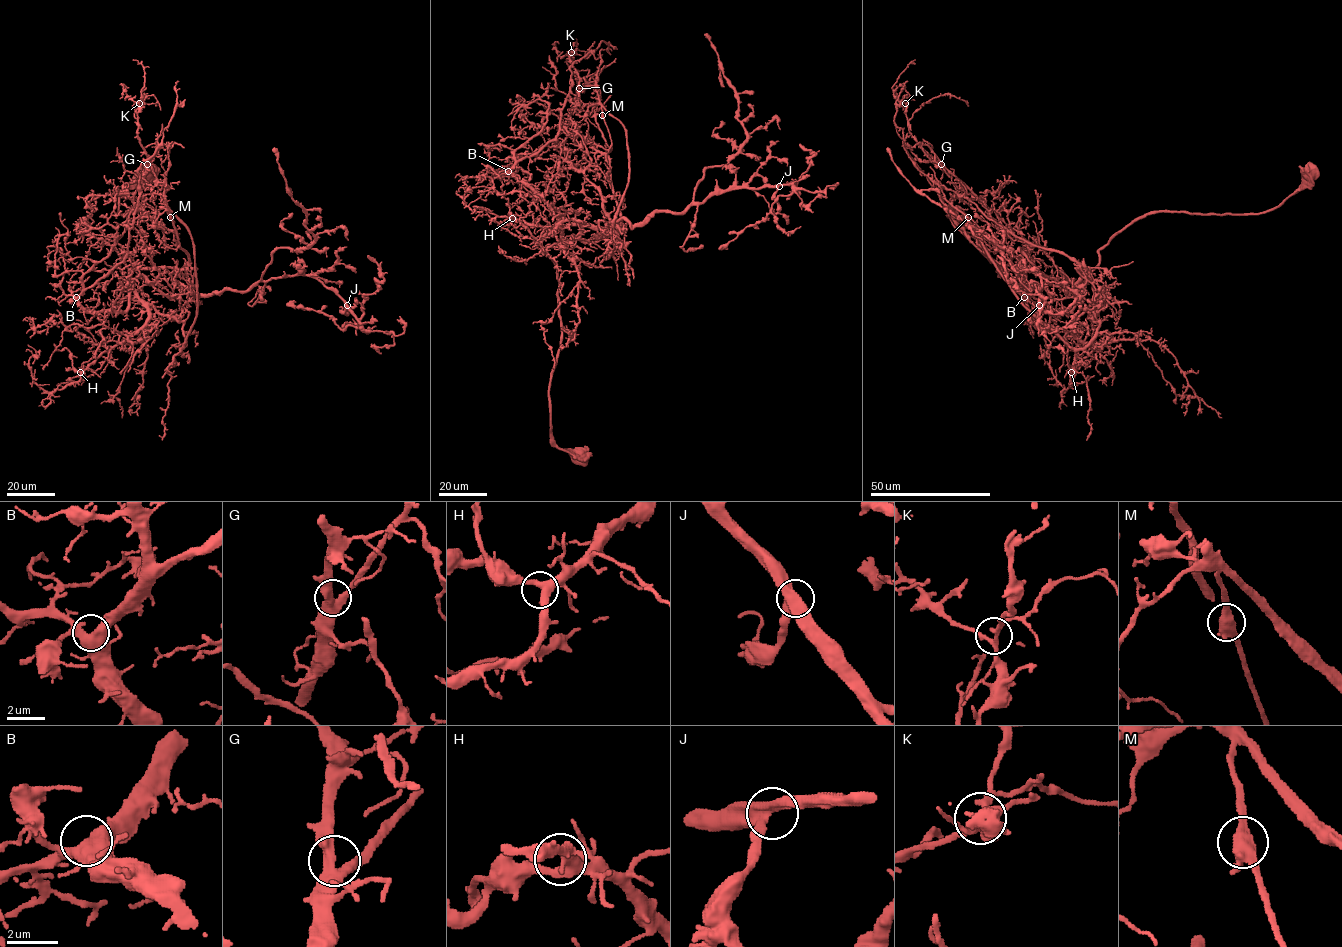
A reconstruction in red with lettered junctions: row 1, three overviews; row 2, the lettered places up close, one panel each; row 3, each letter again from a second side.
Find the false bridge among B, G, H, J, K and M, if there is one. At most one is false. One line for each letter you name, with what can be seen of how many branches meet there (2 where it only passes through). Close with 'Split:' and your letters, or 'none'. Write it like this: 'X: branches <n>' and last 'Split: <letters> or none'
Split: none

